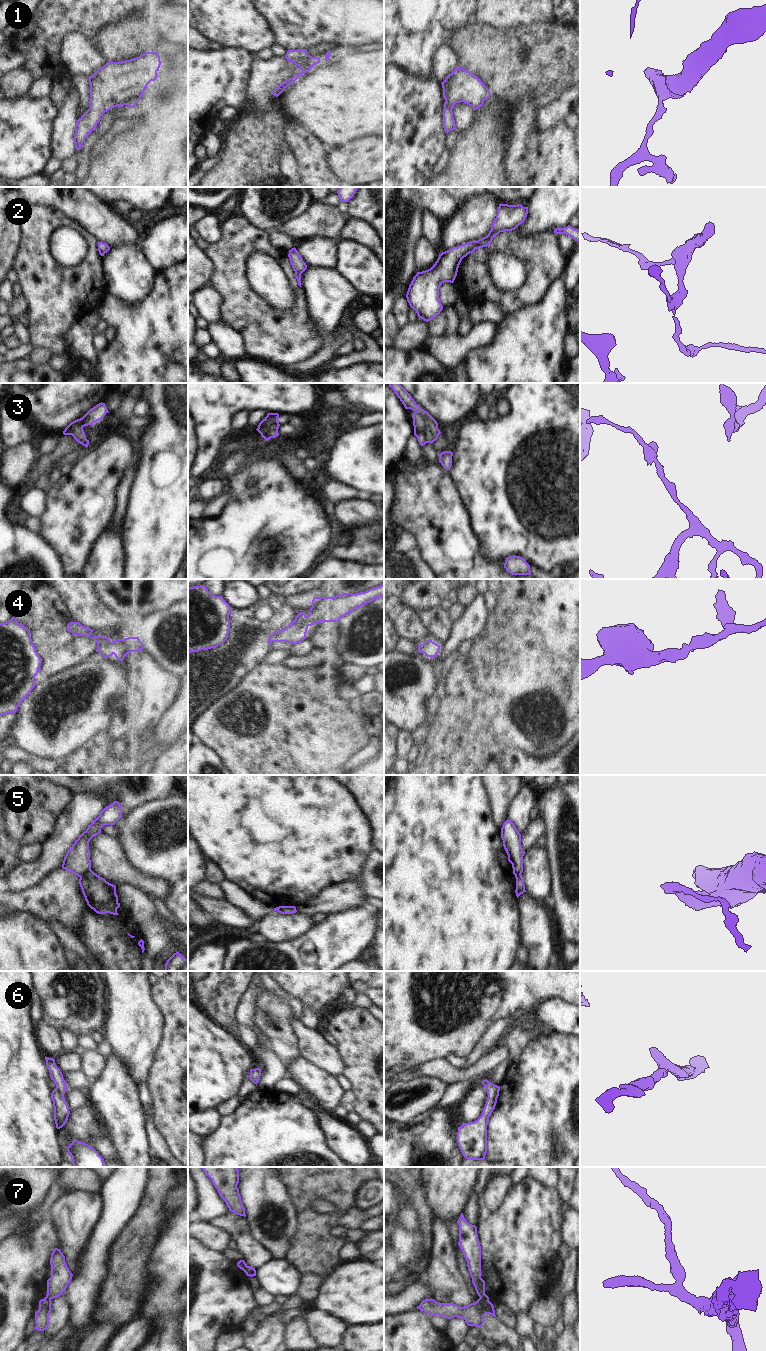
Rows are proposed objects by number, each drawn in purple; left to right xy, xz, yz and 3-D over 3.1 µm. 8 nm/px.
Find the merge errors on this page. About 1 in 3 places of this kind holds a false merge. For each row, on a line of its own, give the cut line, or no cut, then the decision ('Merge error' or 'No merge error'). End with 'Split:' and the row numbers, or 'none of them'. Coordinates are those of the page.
1: No split. No merge error
2: No split. No merge error
3: No split. No merge error
4: No split. No merge error
5: Split along xy (90, 869), (80, 877). Merge error
6: No split. No merge error
7: Split along yz (480, 1297), (488, 1300). Merge error
Split: 5, 7.

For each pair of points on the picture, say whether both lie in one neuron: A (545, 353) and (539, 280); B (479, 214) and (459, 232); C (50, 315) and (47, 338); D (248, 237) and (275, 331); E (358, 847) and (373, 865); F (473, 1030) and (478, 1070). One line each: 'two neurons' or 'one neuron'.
A: two neurons
B: one neuron
C: one neuron
D: one neuron
E: two neurons
F: two neurons

